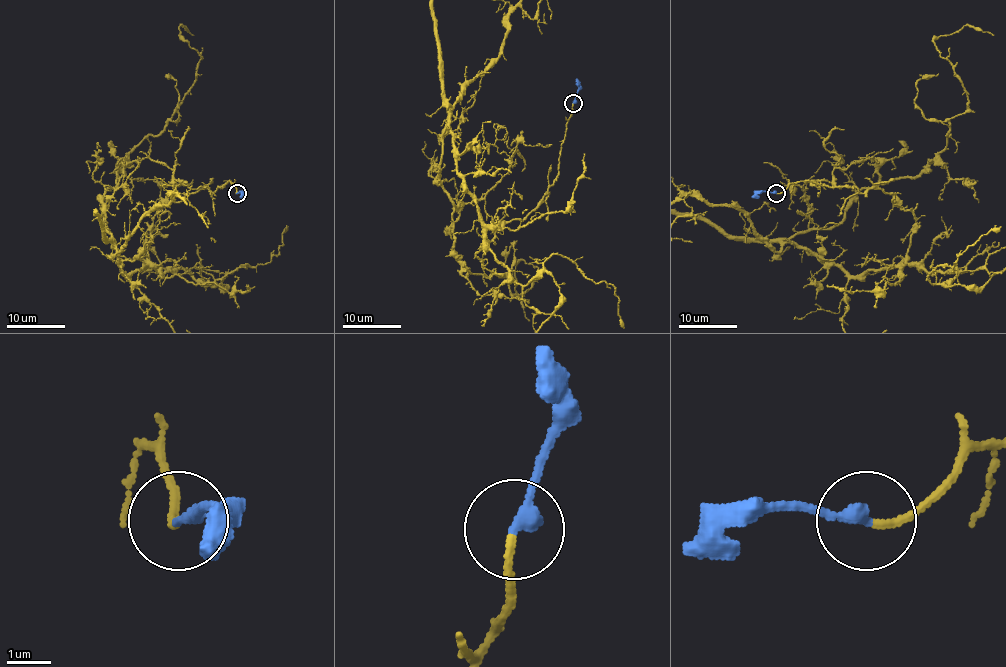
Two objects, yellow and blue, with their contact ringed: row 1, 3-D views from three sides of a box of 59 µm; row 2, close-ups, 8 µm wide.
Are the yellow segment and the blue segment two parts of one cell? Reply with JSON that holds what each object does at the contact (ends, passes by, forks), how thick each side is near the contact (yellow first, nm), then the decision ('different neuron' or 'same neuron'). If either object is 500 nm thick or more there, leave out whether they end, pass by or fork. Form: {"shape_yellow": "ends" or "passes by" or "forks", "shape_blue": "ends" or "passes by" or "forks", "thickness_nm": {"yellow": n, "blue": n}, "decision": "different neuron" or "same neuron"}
{"shape_yellow": "ends", "shape_blue": "ends", "thickness_nm": {"yellow": 160, "blue": 320}, "decision": "same neuron"}

